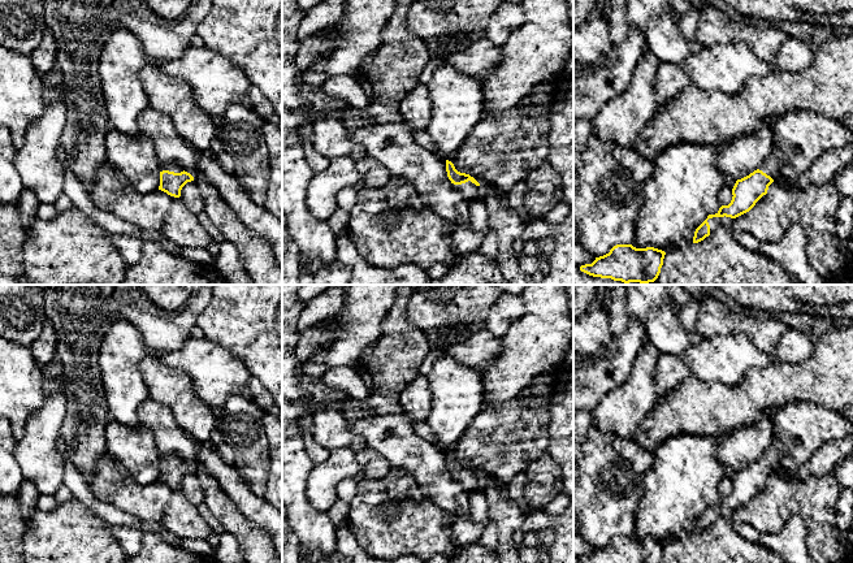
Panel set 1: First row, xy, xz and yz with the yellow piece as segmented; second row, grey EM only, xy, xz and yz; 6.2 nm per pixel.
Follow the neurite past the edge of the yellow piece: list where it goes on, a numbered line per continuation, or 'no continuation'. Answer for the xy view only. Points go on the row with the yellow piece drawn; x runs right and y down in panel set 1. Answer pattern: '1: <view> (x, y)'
1: xy (174, 168)

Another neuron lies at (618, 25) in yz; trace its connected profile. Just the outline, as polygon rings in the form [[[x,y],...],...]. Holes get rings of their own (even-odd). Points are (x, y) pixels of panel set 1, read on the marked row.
[[[612,0],[607,21],[607,33],[611,43],[615,44],[625,40],[631,26],[627,16],[627,0]]]

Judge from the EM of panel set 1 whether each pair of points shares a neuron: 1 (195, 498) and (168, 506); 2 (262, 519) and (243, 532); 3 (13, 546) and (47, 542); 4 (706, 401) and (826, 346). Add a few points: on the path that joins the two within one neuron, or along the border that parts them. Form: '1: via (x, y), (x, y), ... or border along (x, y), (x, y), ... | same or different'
1: border along (180, 488), (195, 506) | different
2: border along (234, 501), (238, 510), (254, 525), (268, 535) | different
3: border along (26, 529), (22, 537), (22, 549) | different
4: via (737, 401), (800, 377) | same

